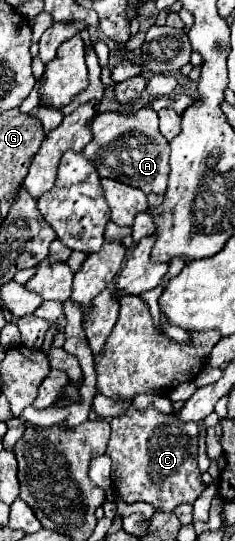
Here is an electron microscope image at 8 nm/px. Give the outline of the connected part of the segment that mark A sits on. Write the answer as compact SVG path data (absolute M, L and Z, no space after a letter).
M149 107L137 109L135 113L119 113L119 111L105 111L97 113L89 129L93 139L83 149L83 155L95 165L101 177L117 179L125 185L139 187L141 191L161 191L167 189L169 179L169 155L171 147L169 141L161 135L157 127L157 113Z

